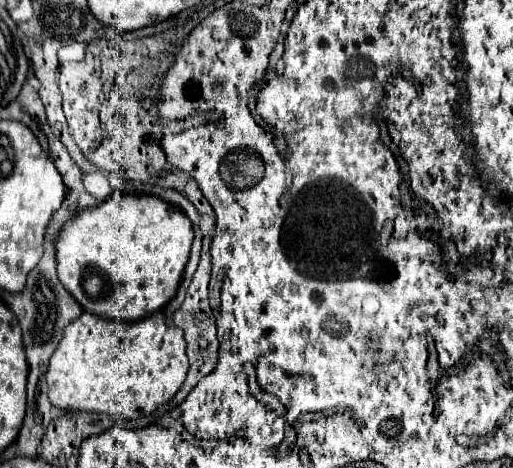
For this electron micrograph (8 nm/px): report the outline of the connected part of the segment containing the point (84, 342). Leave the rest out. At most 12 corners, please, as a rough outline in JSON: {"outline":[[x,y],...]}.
{"outline":[[82,314],[46,372],[62,410],[136,420],[188,376],[184,332]]}

